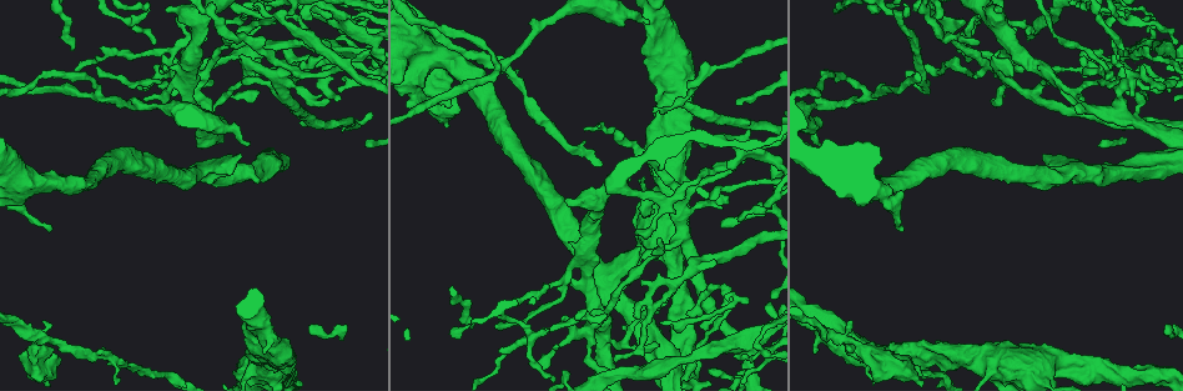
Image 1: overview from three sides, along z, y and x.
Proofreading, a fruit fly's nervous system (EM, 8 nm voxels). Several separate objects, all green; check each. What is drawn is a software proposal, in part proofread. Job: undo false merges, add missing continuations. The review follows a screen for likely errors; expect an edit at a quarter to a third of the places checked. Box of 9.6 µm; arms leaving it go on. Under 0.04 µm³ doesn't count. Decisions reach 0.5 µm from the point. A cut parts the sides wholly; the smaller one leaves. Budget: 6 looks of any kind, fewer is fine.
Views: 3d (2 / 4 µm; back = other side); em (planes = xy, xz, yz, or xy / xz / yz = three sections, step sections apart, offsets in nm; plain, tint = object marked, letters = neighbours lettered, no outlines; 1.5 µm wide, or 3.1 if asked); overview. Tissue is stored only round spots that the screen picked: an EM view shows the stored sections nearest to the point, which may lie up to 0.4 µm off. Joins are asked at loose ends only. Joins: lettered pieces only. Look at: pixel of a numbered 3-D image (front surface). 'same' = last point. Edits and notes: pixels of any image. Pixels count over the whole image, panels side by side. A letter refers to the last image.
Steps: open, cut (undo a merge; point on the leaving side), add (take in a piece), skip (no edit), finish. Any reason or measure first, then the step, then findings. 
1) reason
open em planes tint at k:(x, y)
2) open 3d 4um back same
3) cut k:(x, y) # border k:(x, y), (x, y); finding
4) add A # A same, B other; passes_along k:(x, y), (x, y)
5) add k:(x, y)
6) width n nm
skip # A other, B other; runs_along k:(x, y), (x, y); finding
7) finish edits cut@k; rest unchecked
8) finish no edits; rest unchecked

free end
open em xz step 8 letters at 1:(813, 352)

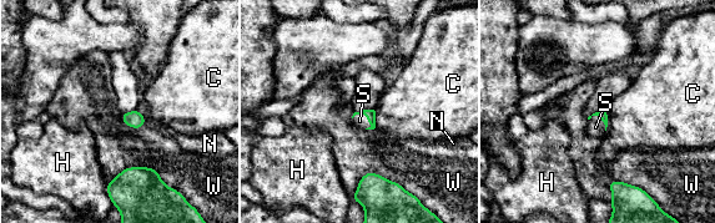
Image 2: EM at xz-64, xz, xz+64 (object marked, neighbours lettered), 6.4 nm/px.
cut it another way
open em planes letters same

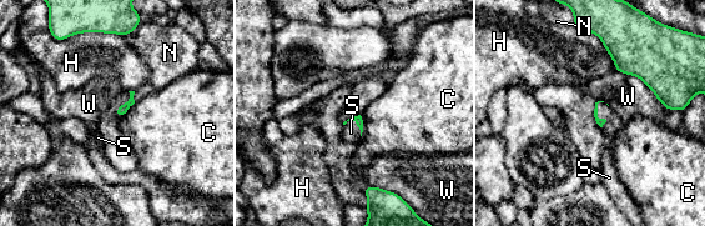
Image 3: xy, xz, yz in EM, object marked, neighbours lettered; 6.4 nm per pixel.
add S # C other, H other, N other, S same, W other; passes_along 3:(600, 121), (597, 116), (613, 125); the cell continues

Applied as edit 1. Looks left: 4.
a fork
open 3d 4um at 1:(444, 42)

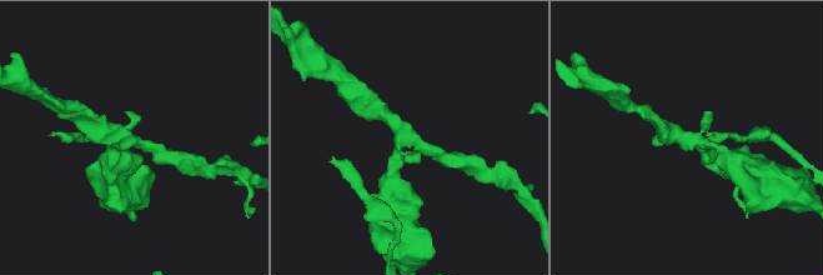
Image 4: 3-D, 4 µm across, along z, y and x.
arms 3; arm_widths 190, 200, 320 nm
open em planes tint at 4:(123, 141)

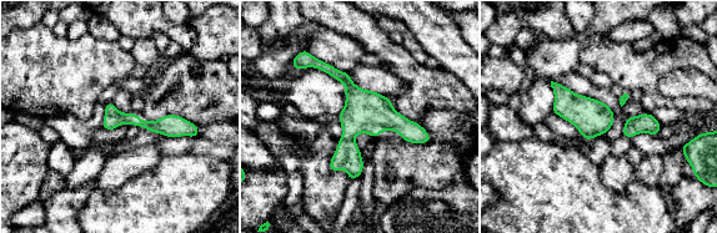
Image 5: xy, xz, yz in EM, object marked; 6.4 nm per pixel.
what lies round it
open em planes letters same

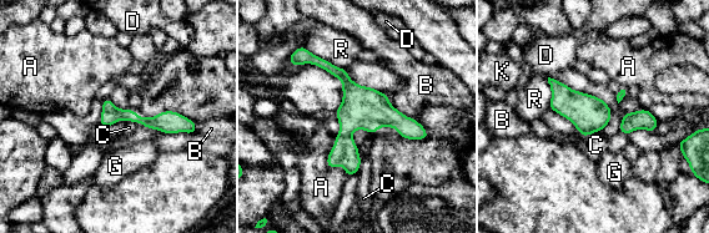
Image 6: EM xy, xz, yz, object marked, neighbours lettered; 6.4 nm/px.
width 120 nm
skip # A other, B other, C other, D other, G other, K other, R other; border 6:(602, 130), (594, 131), (586, 137); one cell here

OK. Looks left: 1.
open em planes letters at 1:(750, 347)

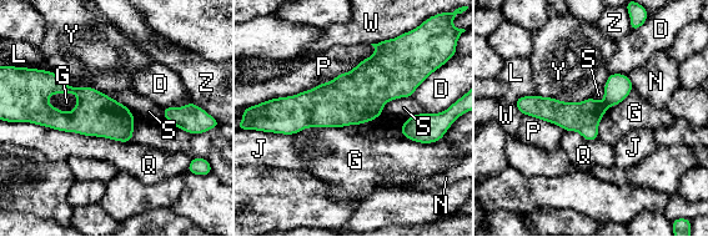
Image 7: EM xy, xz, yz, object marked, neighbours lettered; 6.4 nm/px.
longest_contact P 750 nm
cut 7:(583, 117) # D other, G other, J other, L other, N other, P other, Q other, S other, W other, Y other, Z other; border 7:(602, 101), (607, 107); a second cell is stuck on

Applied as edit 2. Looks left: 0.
finish edits add@3, cut@7; rest unchecked

